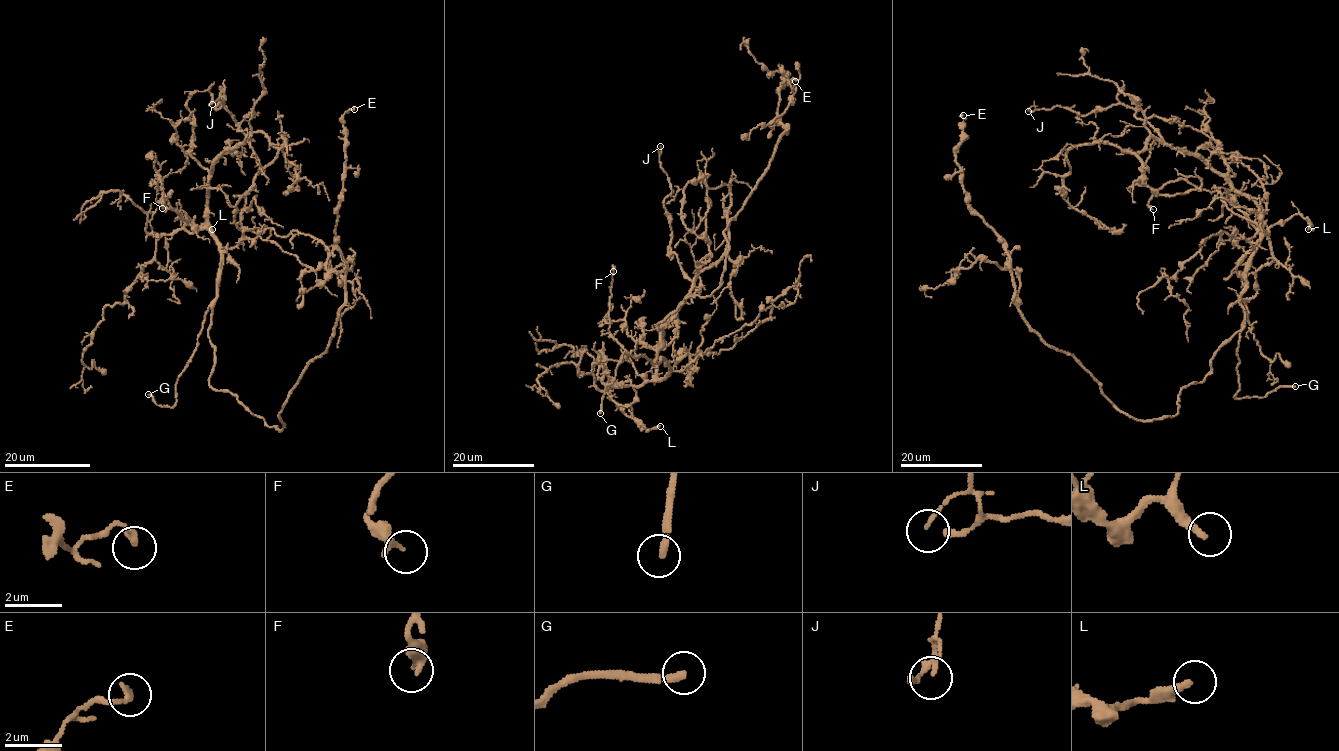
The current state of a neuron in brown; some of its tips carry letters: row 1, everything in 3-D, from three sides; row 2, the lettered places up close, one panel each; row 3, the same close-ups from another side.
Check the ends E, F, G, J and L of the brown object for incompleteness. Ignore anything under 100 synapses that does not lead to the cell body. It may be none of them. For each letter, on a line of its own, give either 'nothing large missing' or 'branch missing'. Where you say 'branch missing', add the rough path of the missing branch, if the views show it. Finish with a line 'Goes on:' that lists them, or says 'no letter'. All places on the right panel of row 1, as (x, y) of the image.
E: nothing large missing
F: nothing large missing
G: branch missing
J: nothing large missing
L: nothing large missing
Goes on: G

